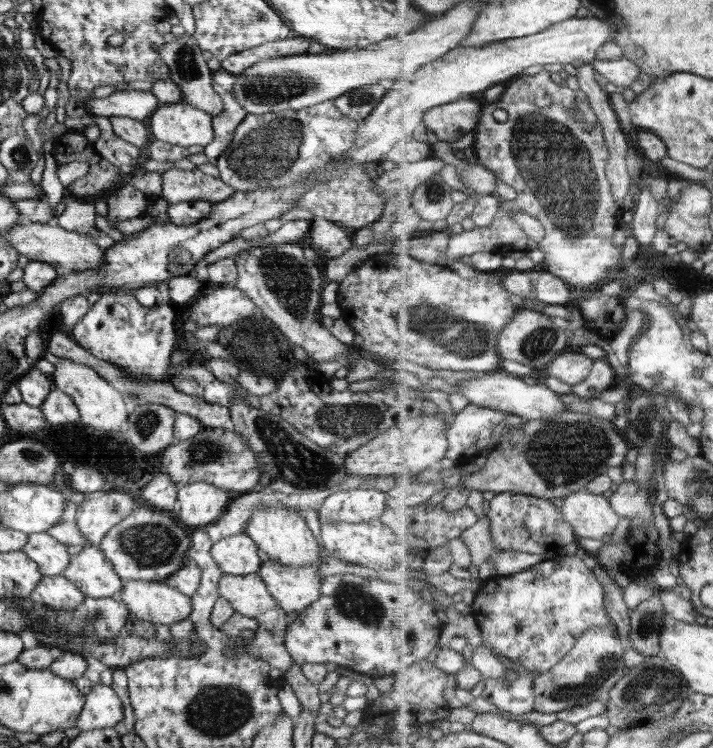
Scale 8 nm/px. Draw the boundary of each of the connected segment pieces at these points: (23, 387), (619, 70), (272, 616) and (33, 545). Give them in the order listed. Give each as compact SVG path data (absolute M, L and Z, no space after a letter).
M32 365L29 371L16 382L21 392L22 403L32 407L40 407L48 393L54 388L54 382L49 375L45 375Z
M622 57L616 60L596 59L594 62L596 72L600 72L616 86L633 88L634 82L640 78L642 67L631 58Z
M256 573L222 575L219 594L231 602L235 612L254 618L260 629L268 630L276 638L287 634L289 616L268 592L265 582Z
M47 532L32 533L22 552L39 564L43 576L62 575L69 567L67 545Z

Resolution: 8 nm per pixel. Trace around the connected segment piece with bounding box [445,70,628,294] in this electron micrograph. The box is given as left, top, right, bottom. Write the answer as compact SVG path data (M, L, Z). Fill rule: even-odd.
M543 70L541 73L530 76L524 74L515 78L505 95L484 107L483 119L481 120L478 131L476 132L476 141L474 149L480 159L487 167L496 171L496 174L502 181L514 186L519 190L520 196L513 201L504 201L502 210L496 217L495 223L489 227L476 226L472 230L464 230L459 234L452 234L450 246L446 250L448 267L451 267L455 261L463 256L473 256L477 252L500 252L511 254L529 253L535 248L547 252L547 261L544 266L546 270L564 278L574 290L585 290L586 288L598 288L602 290L610 278L614 268L622 266L622 262L627 264L622 258L623 248L616 244L616 233L624 220L624 211L628 206L624 206L616 193L613 191L613 182L610 182L606 170L610 162L610 148L606 142L606 134L600 126L600 118L596 110L592 108L590 96L584 90L570 88L570 86L560 84L559 80L554 78L554 73ZM546 89L546 94L552 97L552 103L549 106L540 106L538 104L538 90ZM496 108L506 110L510 117L506 122L496 120L494 112ZM572 110L584 114L584 120L576 119ZM509 208L514 210L524 209L537 215L546 225L548 234L542 241L535 241L522 228L512 214L509 214Z

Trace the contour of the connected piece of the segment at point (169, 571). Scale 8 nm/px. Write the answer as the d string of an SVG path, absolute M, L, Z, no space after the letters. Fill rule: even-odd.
M141 503L108 531L98 547L113 564L122 581L167 582L187 561L191 536L188 536L190 530L184 530L182 526L170 514Z

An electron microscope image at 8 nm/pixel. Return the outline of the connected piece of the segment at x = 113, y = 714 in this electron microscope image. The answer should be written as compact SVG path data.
M100 683L93 685L85 695L85 705L77 716L75 727L84 732L113 727L123 716L120 697L111 686Z

